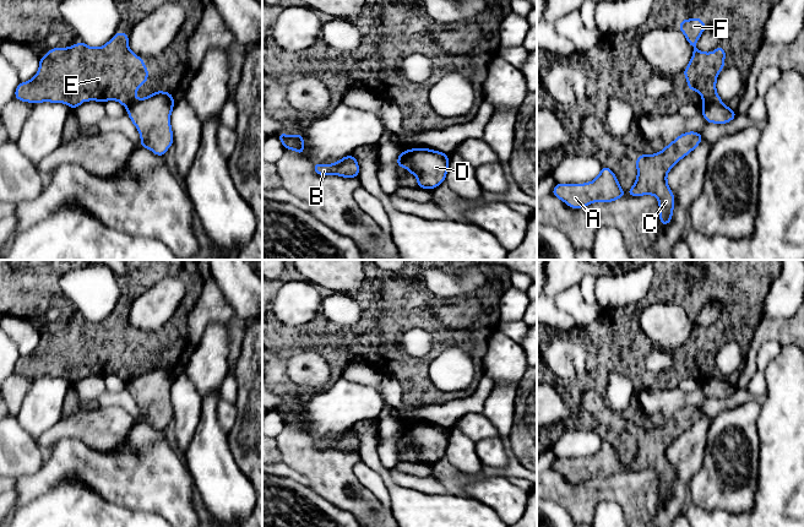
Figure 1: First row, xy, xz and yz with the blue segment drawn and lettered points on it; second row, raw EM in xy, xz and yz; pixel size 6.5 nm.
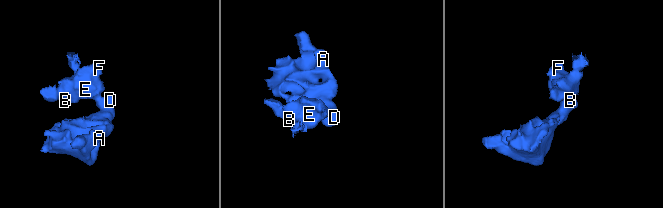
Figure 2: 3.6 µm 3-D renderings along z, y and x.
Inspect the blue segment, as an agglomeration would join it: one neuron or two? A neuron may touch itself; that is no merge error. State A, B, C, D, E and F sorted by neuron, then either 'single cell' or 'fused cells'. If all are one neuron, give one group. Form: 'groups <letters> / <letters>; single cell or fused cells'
groups A C D / B E F; fused cells

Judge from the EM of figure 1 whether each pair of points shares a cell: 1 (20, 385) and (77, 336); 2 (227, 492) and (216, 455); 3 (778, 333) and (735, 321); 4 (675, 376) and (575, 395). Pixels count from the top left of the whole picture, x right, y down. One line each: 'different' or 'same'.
1: different
2: same
3: different
4: same

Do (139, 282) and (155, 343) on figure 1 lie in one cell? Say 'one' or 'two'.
one

